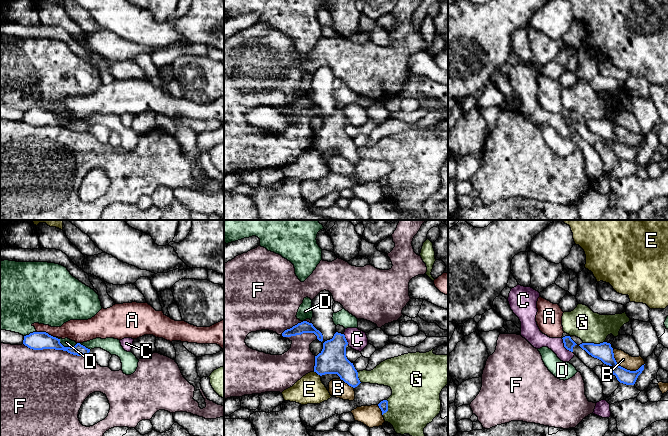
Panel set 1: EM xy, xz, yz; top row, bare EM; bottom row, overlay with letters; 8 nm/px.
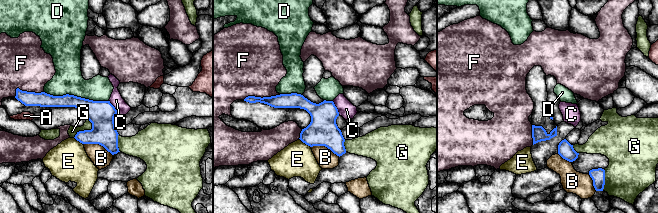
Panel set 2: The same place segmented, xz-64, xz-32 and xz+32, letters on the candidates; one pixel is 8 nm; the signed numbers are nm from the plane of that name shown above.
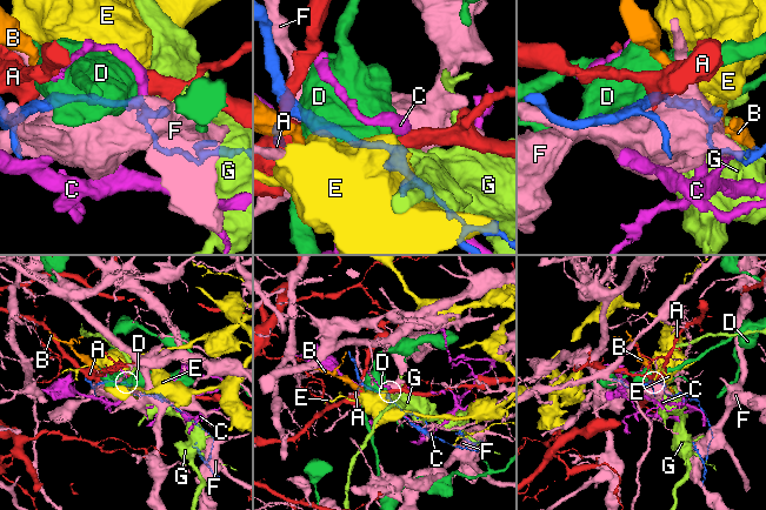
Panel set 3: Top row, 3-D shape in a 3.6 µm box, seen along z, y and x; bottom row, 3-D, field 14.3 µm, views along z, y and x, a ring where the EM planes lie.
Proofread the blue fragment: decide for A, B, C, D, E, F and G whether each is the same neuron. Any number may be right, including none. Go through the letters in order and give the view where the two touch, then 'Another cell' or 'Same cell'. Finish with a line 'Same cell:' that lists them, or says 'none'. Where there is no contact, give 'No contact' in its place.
A: Touches blue in xy. Another cell
B: Touches blue in yz. Another cell
C: Touches blue in yz. Another cell
D: Touches blue in xy. Another cell
E: Touches blue in xz. Another cell
F: Touches blue in xz. Another cell
G: Touches blue in yz. Another cell
Same cell: none

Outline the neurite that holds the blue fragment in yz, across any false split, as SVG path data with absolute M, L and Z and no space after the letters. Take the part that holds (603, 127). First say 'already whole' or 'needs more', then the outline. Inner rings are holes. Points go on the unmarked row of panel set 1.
already whole; M582 119L579 122L592 133L601 136L606 141L609 141L611 143L610 147L616 152L620 159L634 161L638 152L644 146L644 141L636 147L630 147L619 142L614 134L613 124L610 119Z

